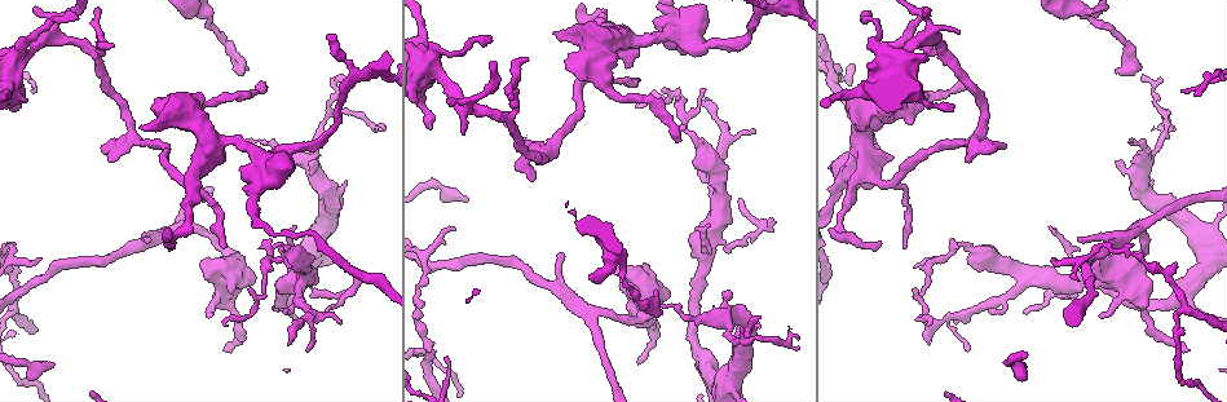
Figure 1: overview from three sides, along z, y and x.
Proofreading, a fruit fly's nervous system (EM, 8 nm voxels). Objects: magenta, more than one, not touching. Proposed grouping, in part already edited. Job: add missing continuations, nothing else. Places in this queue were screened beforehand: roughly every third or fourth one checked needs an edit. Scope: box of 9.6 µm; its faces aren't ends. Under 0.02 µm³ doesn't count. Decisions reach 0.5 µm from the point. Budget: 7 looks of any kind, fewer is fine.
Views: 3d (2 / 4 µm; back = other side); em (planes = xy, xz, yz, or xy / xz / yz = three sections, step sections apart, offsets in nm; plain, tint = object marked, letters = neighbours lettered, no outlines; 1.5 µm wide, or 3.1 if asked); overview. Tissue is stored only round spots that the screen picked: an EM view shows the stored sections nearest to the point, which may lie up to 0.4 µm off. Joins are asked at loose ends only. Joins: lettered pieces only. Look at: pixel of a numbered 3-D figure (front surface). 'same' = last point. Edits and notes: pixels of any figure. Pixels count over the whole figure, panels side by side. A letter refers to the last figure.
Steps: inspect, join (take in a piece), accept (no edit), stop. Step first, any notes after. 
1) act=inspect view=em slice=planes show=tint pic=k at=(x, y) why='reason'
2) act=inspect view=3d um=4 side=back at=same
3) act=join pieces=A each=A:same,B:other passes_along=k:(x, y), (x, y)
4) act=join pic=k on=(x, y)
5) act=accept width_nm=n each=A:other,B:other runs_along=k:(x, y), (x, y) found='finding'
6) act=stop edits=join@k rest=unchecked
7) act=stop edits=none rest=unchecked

act=inspect view=3d um=4 pic=1 at=(931, 322) why='an open end'

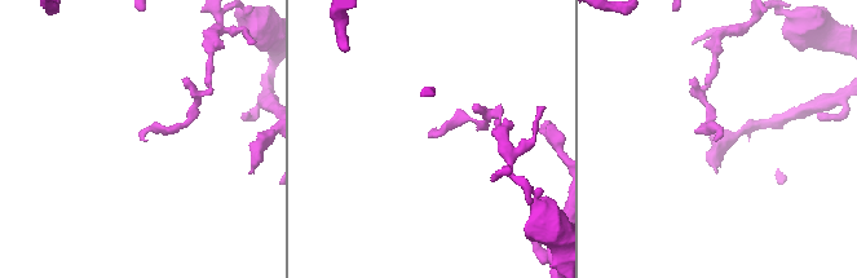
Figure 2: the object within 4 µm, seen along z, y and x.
act=inspect view=em slice=planes show=letters pic=2 at=(138, 135)

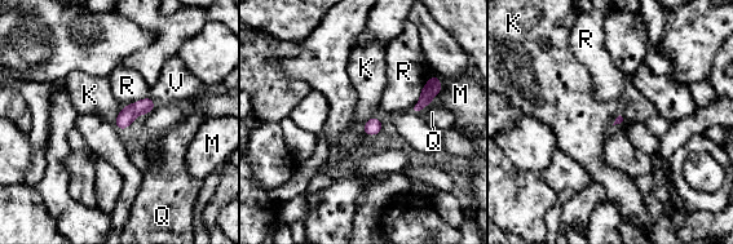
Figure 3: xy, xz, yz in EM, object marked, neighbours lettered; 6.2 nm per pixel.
act=accept each=K:other,M:other,Q:other,R:other,V:other found='none of them fits'

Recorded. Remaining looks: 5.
act=inspect view=em slice=planes show=letters pic=1 at=(907, 246) why='tapers out'

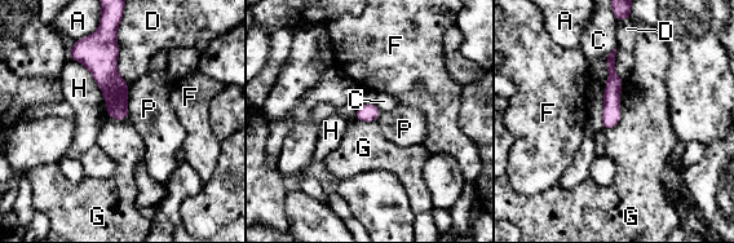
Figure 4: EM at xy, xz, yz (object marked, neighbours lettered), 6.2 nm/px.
act=accept longest_contact=H:360nm each=A:other,C:other,D:other,F:other,G:other,H:other,P:other runs_along=4:(611, 57), (611, 115), (606, 126) found='no lettered piece goes on from it'

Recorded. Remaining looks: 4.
act=inspect view=em slice=planes show=letters pic=1 at=(1115, 72) why='an open end'

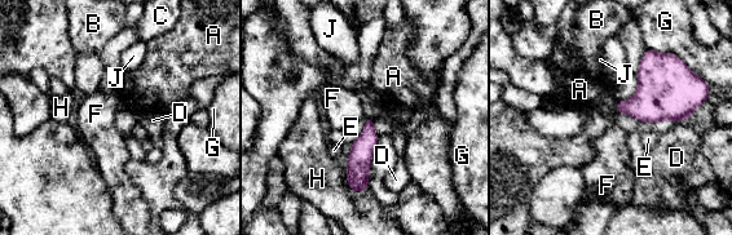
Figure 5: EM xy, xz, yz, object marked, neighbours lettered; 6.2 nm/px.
act=accept each=A:other,B:other,C:other,D:other,E:other,F:other,G:other,H:other,J:other runs_along=5:(370, 120), (356, 189) found='no lettered piece goes on from it'

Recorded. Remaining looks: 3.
act=stop edits=none rest=unchecked

